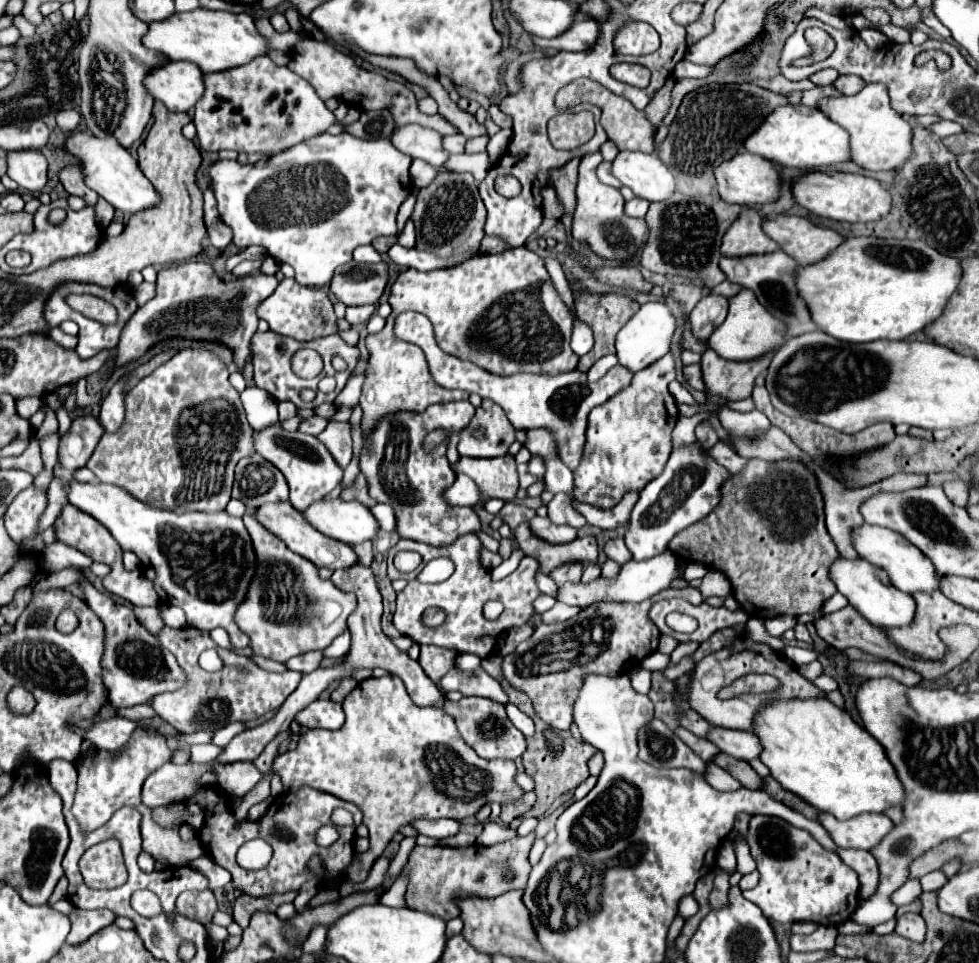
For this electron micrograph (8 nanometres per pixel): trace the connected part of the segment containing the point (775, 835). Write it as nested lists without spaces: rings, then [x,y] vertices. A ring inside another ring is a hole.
[[[756,815],[750,819],[750,829],[746,837],[738,829],[732,829],[728,841],[736,841],[734,851],[736,851],[740,873],[750,873],[754,869],[754,861],[758,865],[758,873],[760,873],[758,885],[742,893],[752,895],[754,905],[758,905],[760,901],[758,907],[762,909],[766,919],[774,917],[774,921],[782,921],[782,923],[814,921],[818,925],[838,927],[840,923],[848,921],[850,915],[856,911],[858,907],[856,871],[850,869],[836,853],[824,849],[808,831],[798,829],[780,817]],[[784,895],[786,897],[790,895],[792,909],[786,907],[788,903]]]

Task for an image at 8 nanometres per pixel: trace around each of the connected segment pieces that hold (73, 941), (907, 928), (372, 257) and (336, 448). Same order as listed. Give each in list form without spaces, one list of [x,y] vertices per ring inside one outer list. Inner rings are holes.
[[[76,909],[68,917],[70,917],[70,923],[72,923],[72,931],[70,931],[66,943],[68,945],[82,945],[94,933],[98,933],[100,929],[110,925],[116,915],[110,915],[110,911],[82,911],[82,909]]]
[[[904,913],[902,917],[896,919],[896,933],[912,939],[912,941],[924,941],[924,919],[920,917],[920,913]]]
[[[362,245],[354,251],[354,261],[358,263],[380,263],[380,255],[372,245]]]
[[[330,421],[328,427],[318,435],[320,441],[328,447],[336,463],[346,469],[346,465],[352,461],[352,437],[350,437],[350,425],[348,423],[338,423]]]

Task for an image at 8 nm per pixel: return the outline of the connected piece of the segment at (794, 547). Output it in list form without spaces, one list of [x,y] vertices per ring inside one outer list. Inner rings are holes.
[[[750,459],[748,467],[742,473],[736,473],[732,477],[732,483],[724,485],[724,499],[720,501],[720,507],[716,507],[716,511],[712,511],[712,515],[708,515],[708,519],[702,519],[700,523],[696,523],[696,527],[688,527],[688,531],[680,531],[680,535],[676,535],[670,543],[668,549],[678,555],[684,557],[686,561],[700,561],[706,567],[712,567],[716,571],[722,571],[730,583],[732,583],[732,595],[736,597],[738,605],[752,617],[758,619],[768,619],[768,617],[776,617],[776,615],[812,615],[818,613],[822,609],[822,605],[836,593],[836,585],[830,579],[830,565],[840,559],[840,553],[836,549],[836,543],[832,541],[832,537],[826,531],[824,525],[824,505],[820,499],[820,491],[816,487],[816,479],[812,479],[812,473],[802,465],[802,463],[764,463],[762,459]]]

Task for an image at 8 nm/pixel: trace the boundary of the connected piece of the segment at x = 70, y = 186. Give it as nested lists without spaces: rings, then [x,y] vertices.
[[[80,163],[74,165],[66,165],[58,171],[58,179],[62,183],[62,187],[70,193],[70,195],[78,195],[86,199],[86,205],[96,205],[98,195],[96,191],[92,191],[86,183],[84,183],[84,169]]]

